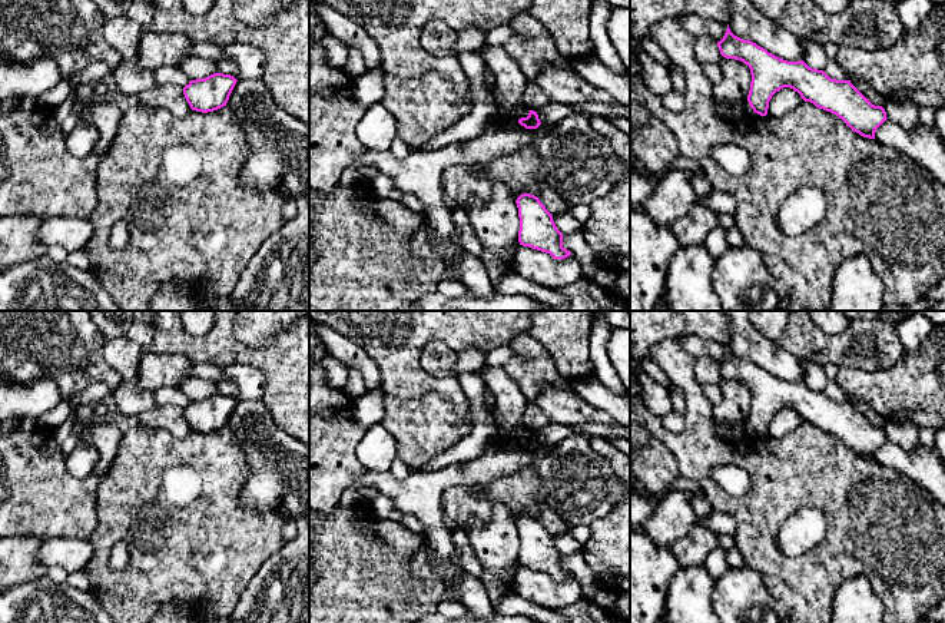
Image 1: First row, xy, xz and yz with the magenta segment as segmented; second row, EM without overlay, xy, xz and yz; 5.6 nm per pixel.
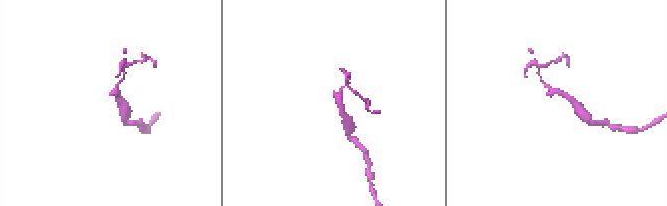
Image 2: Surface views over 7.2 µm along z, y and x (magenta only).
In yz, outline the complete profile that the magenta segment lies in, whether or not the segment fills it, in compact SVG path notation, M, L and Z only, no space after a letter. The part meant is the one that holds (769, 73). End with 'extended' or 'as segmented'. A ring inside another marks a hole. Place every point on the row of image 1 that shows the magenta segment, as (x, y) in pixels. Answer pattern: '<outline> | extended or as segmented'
M727 30L717 42L720 54L749 66L752 82L747 102L755 113L767 115L772 96L790 87L805 102L836 115L863 137L875 139L876 129L888 119L882 106L875 106L850 80L830 79L823 70L809 67L803 60L788 62L750 40Z | as segmented

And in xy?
M213 73L190 80L183 87L183 95L192 110L208 113L226 106L236 82L231 74Z | as segmented

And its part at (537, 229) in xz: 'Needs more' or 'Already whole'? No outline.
Already whole

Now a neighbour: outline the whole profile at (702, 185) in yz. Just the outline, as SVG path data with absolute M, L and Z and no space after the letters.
M692 172L692 182L697 198L706 198L713 190L706 173Z

